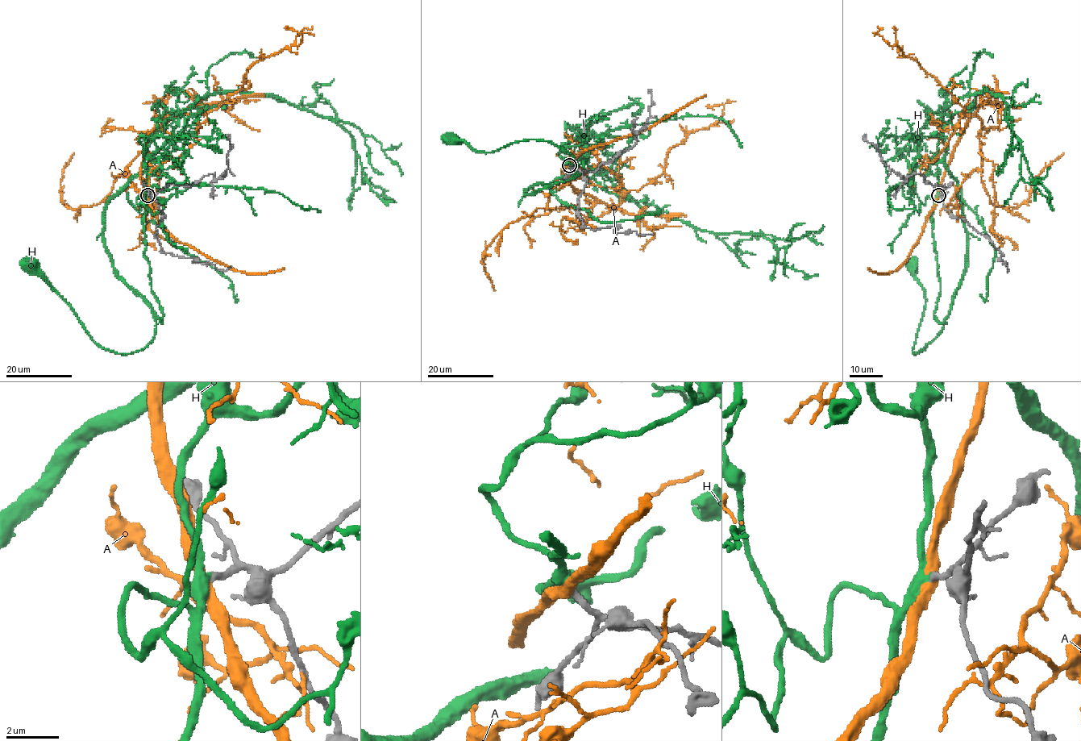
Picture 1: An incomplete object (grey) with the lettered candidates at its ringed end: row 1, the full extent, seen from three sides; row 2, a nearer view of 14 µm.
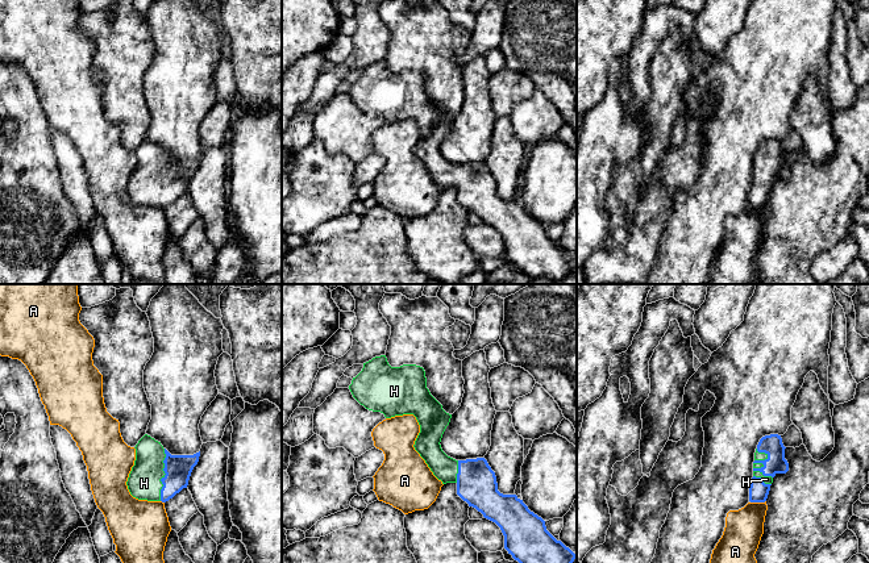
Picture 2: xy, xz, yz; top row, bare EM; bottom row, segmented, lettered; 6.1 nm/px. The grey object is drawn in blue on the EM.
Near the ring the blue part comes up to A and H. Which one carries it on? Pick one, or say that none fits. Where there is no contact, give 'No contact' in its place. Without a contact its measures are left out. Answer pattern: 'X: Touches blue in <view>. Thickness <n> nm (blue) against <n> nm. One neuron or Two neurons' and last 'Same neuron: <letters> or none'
A: Touches blue in yz. Thickness 120 nm (blue) against 240 nm. Two neurons
H: Touches blue in yz. Thickness 130 nm (blue) against 50 nm. One neuron
Same neuron: H

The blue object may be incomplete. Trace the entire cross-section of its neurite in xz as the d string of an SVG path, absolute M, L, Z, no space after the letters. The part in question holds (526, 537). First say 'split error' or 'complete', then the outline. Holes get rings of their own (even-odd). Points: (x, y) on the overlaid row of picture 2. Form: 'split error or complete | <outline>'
split error | M386 355L375 356L363 363L362 371L353 378L349 389L353 397L373 412L381 412L386 418L403 414L413 414L420 425L420 433L415 441L415 450L425 460L433 475L442 481L456 483L457 495L495 522L504 535L504 549L519 563L573 563L577 555L557 541L545 526L545 521L531 512L516 495L503 495L498 491L495 472L485 458L456 460L441 449L441 438L450 422L452 414L431 395L427 388L427 378L423 367L403 364L391 367Z

